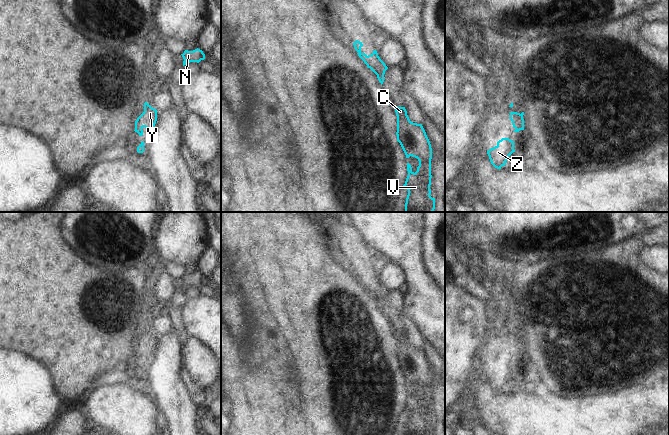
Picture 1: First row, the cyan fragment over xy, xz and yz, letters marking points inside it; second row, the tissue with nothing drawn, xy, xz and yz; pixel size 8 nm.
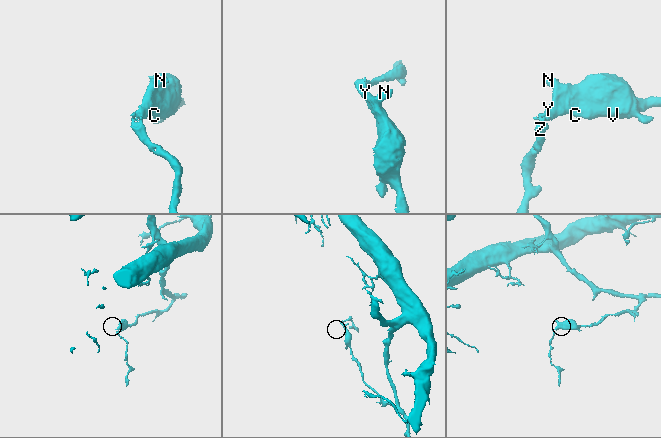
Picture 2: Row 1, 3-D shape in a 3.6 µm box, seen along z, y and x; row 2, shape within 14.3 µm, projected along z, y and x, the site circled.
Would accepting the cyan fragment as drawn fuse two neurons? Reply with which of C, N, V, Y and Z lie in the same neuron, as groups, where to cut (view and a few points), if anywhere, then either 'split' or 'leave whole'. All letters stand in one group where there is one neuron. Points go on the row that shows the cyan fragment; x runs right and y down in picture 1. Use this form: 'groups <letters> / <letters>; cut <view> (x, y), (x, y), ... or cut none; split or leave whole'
groups C N V Y Z; cut none; leave whole

